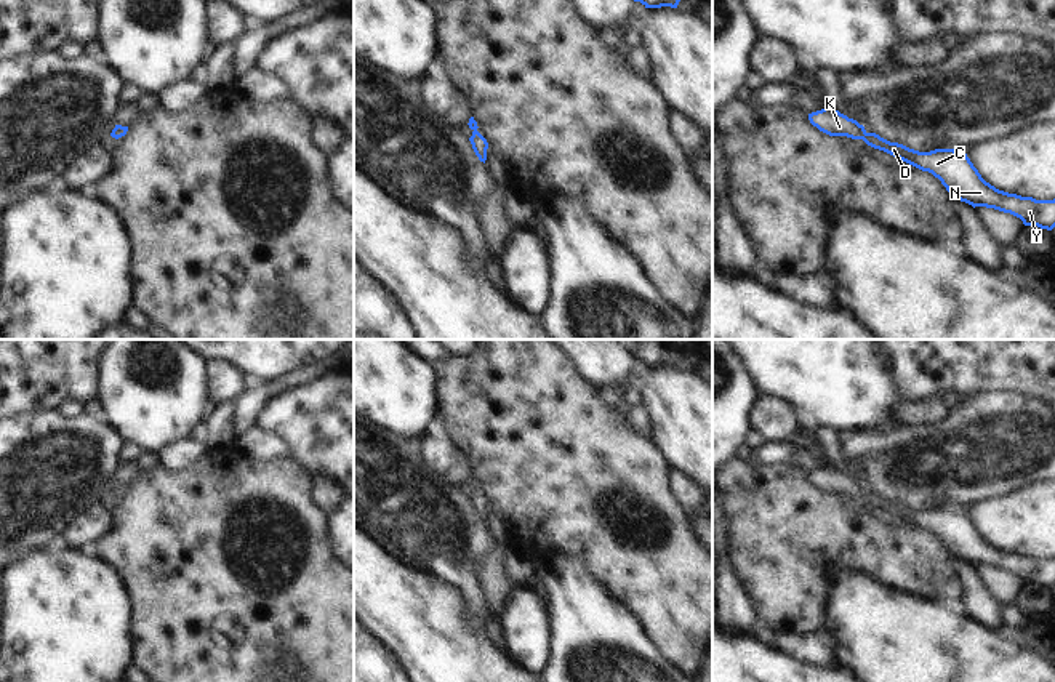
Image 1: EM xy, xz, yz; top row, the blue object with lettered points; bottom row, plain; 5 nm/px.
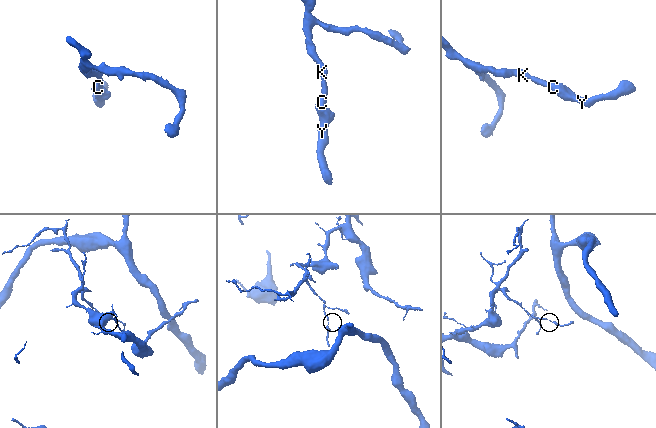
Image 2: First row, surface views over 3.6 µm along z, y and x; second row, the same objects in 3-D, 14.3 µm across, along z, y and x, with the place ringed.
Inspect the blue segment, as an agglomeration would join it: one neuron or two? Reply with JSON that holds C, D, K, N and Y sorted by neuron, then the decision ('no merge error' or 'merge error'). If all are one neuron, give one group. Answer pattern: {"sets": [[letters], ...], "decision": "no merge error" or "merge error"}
{"sets": [["C", "D", "K", "N", "Y"]], "decision": "no merge error"}

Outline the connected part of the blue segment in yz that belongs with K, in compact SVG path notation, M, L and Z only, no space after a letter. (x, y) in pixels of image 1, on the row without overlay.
M832 466L808 472L813 485L829 495L863 498L868 504L884 509L922 530L932 532L946 549L961 560L975 565L994 567L1010 572L1025 584L1052 589L1055 586L1055 557L1036 559L996 548L986 541L965 511L935 507L919 511L898 501L890 501L876 491L868 491L856 479L848 477Z

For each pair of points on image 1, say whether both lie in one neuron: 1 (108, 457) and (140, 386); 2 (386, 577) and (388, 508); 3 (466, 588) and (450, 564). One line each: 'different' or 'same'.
1: different
2: different
3: same

